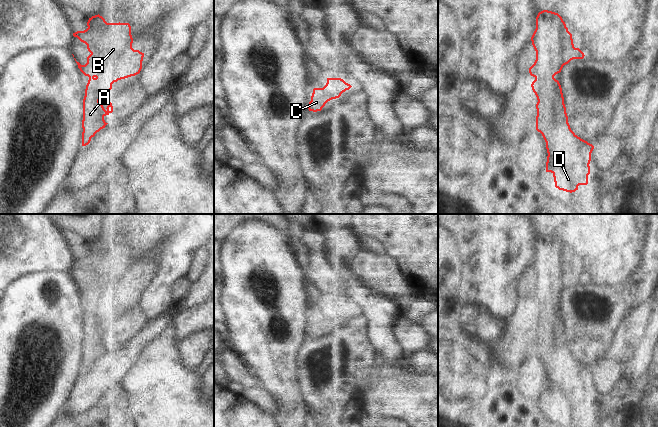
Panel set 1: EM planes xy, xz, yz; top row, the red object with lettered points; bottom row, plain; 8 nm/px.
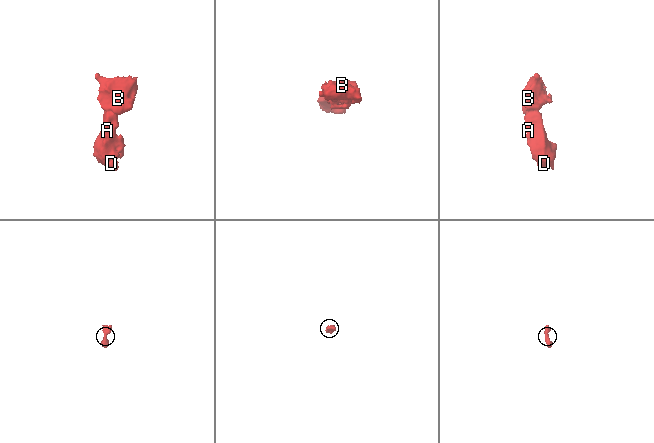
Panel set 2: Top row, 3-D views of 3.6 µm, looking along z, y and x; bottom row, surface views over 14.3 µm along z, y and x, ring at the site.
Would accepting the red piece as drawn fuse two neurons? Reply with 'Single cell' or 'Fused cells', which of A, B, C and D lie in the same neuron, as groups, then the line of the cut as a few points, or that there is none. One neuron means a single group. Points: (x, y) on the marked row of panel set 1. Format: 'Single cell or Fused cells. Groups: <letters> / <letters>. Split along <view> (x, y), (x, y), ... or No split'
Single cell. Groups: A B C D. No split

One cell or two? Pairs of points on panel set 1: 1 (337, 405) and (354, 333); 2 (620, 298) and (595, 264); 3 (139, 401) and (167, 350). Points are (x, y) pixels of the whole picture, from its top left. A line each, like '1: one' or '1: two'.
1: one
2: two
3: one

